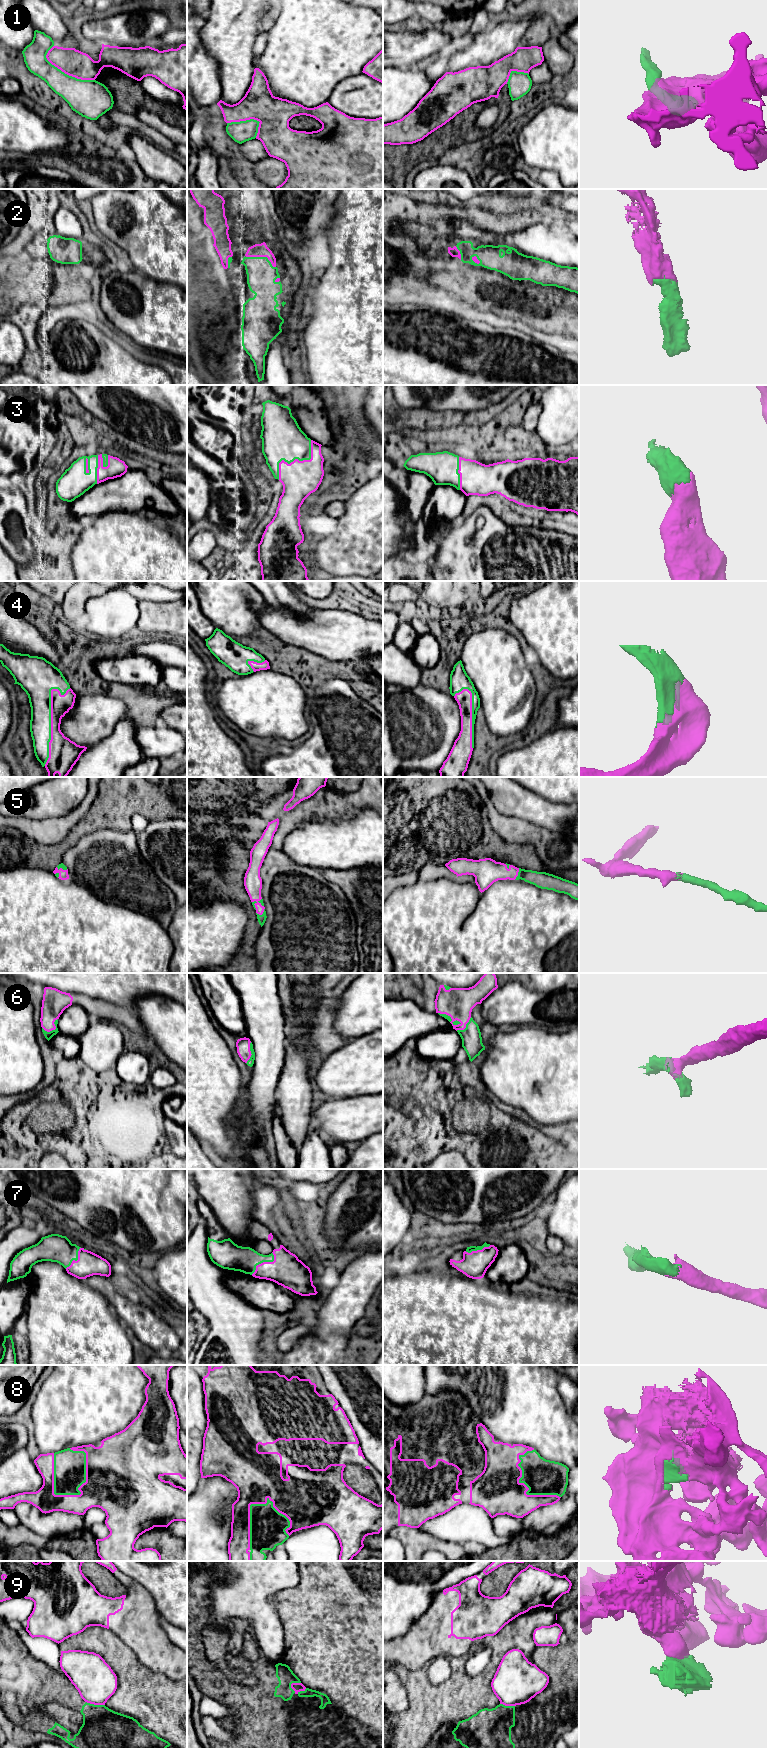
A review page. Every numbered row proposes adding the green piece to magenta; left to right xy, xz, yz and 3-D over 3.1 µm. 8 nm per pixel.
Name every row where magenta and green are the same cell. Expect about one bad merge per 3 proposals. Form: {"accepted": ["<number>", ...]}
{"accepted": ["1", "2", "3", "4", "5", "6", "7", "8"]}

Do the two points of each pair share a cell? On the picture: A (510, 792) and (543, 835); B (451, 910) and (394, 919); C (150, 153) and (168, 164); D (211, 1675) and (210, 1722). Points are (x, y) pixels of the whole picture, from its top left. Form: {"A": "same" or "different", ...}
{"A": "different", "B": "same", "C": "same", "D": "different"}

